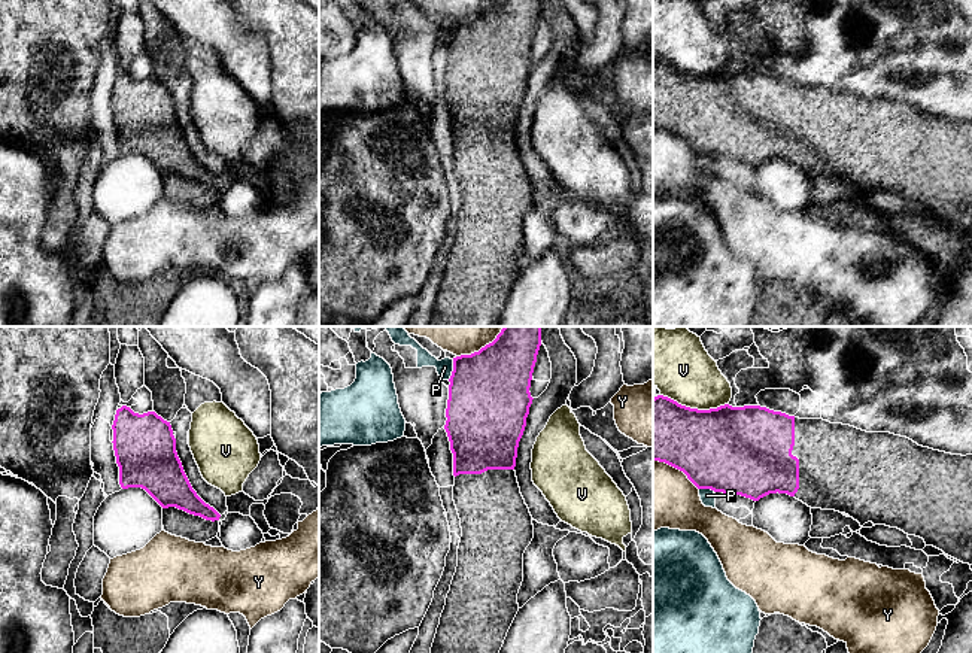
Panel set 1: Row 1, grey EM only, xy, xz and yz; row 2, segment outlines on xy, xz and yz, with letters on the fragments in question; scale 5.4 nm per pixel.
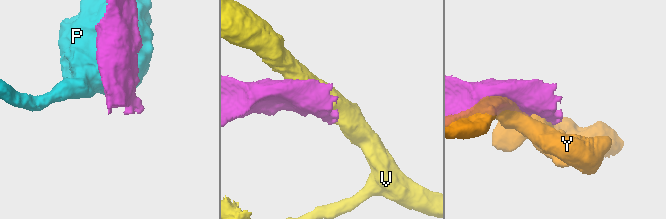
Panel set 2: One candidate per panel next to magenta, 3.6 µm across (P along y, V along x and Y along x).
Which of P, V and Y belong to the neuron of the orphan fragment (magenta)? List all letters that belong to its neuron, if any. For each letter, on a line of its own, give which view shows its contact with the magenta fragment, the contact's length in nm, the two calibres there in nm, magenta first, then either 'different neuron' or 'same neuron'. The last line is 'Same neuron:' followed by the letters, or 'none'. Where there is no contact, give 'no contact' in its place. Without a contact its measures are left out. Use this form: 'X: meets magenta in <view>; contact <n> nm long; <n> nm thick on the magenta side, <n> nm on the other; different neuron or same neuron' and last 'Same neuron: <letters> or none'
P: meets magenta in xz; contact 120 nm long; 440 nm thick on the magenta side, 90 nm on the other; different neuron
V: meets magenta in yz; contact 380 nm long; 440 nm thick on the magenta side, 320 nm on the other; different neuron
Y: meets magenta in yz; contact 300 nm long; 440 nm thick on the magenta side, 360 nm on the other; different neuron
Same neuron: none

